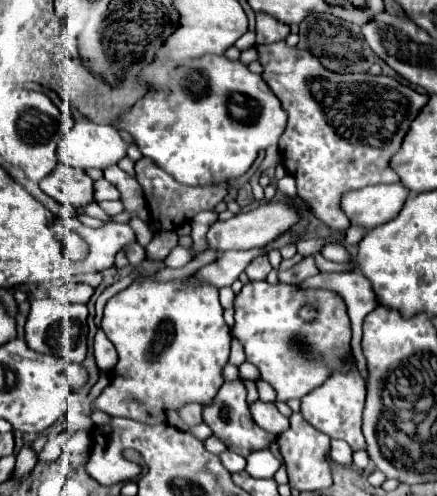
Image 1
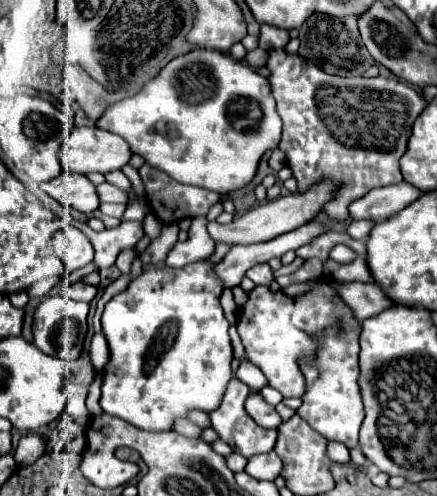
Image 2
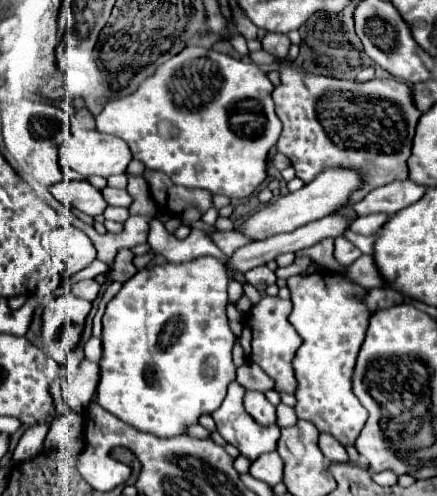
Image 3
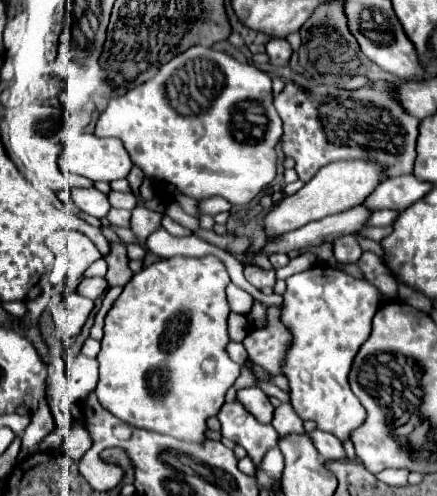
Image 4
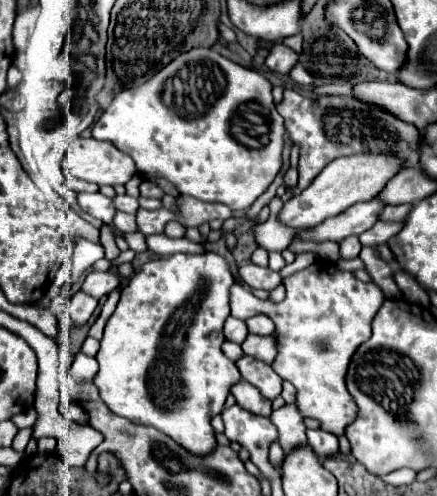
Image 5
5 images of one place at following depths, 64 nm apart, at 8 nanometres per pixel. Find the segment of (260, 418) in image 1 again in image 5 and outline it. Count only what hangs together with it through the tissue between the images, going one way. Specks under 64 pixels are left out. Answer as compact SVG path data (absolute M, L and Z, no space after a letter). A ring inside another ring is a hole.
M240 380L240 382L236 382L236 384L230 388L230 392L234 394L236 402L238 402L244 410L248 410L248 412L252 412L252 414L256 414L256 416L264 416L264 418L268 418L268 416L272 414L272 404L270 404L270 400L264 398L256 386L252 386L252 384Z

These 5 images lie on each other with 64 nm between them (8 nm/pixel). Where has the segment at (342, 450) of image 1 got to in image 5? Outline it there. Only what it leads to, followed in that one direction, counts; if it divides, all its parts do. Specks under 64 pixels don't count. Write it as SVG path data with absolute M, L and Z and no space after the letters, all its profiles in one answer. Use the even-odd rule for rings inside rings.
M306 430L308 436L308 444L312 446L312 450L320 456L320 458L328 458L328 456L336 456L340 452L338 446L338 438L334 434L328 434L324 430Z

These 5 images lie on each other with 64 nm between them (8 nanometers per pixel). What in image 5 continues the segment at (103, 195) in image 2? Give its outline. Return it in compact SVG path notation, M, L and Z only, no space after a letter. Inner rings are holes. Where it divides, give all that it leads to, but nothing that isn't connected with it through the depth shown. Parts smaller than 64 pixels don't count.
M122 194L122 196L114 196L114 206L116 210L122 210L122 212L130 212L130 214L136 214L138 210L138 200L128 196L128 194Z

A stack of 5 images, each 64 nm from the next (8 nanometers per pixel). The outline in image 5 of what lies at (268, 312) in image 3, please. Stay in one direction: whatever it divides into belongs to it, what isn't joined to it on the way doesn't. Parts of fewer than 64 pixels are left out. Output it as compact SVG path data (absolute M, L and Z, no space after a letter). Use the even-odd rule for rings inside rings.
M248 334L246 340L242 342L242 350L252 358L262 360L264 364L272 364L274 358L278 356L278 342L274 334L268 334L268 336Z

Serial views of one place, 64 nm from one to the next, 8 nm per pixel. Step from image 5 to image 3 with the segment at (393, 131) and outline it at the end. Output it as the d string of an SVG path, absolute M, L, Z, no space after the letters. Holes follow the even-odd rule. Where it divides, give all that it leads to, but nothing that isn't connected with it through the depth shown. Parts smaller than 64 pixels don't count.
M276 58L276 64L280 64L282 68L280 68L280 84L274 88L272 98L276 104L276 114L284 124L276 148L278 152L288 156L288 160L296 170L296 176L304 184L310 184L326 168L354 168L360 174L360 188L356 188L350 194L346 206L352 206L360 198L364 198L370 190L390 184L394 180L408 178L406 160L410 156L416 122L420 118L420 110L412 100L412 88L408 84L396 78L372 78L368 82L328 78L322 74L306 72L284 58L282 60Z

